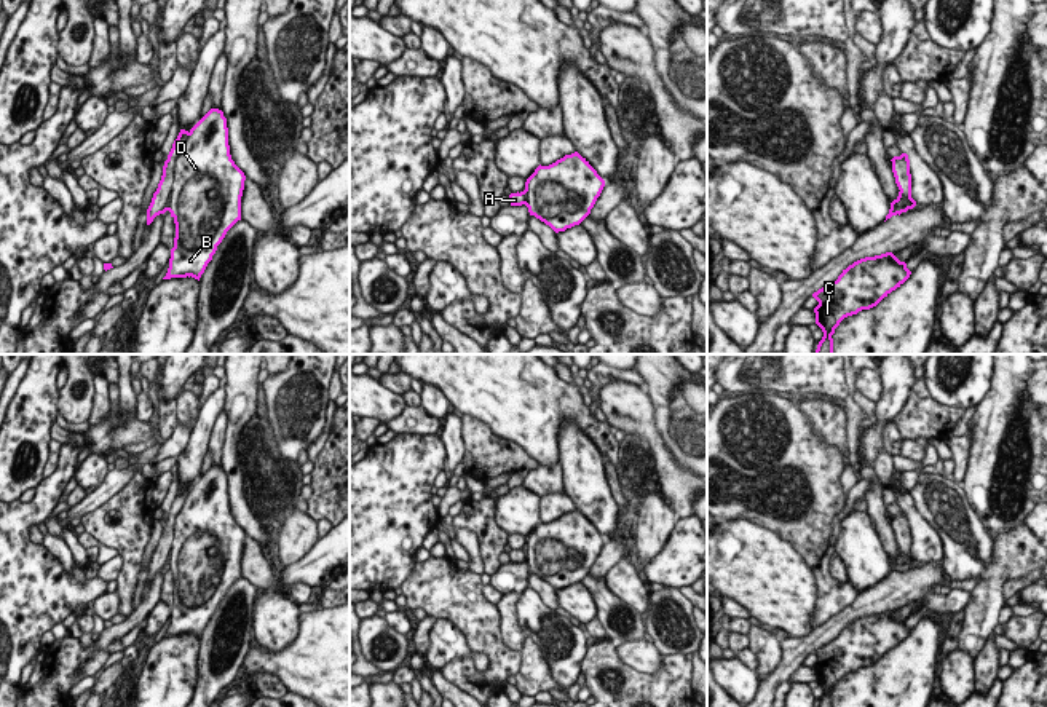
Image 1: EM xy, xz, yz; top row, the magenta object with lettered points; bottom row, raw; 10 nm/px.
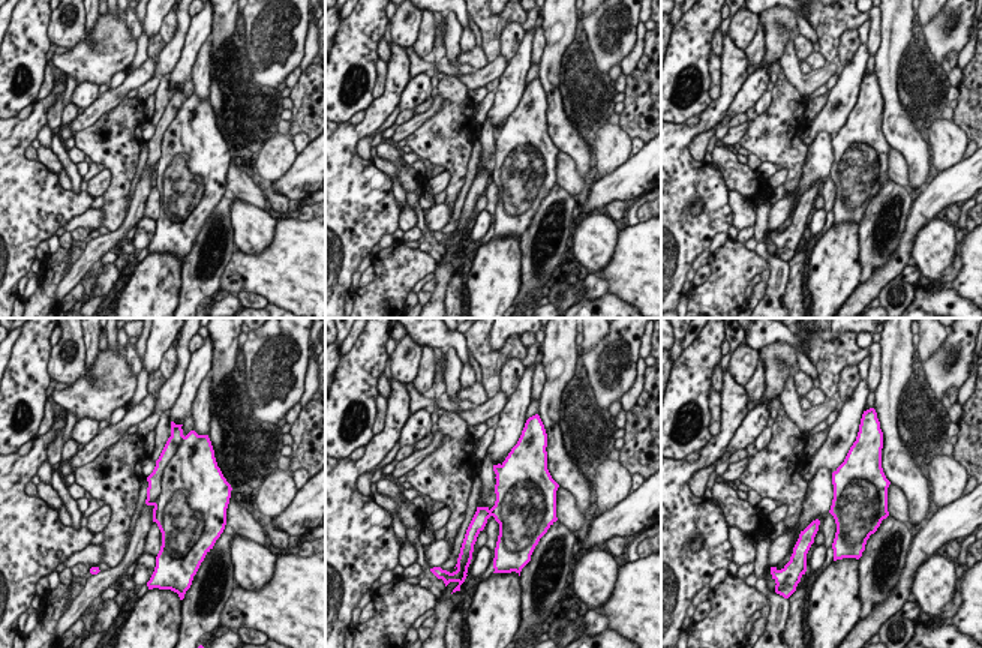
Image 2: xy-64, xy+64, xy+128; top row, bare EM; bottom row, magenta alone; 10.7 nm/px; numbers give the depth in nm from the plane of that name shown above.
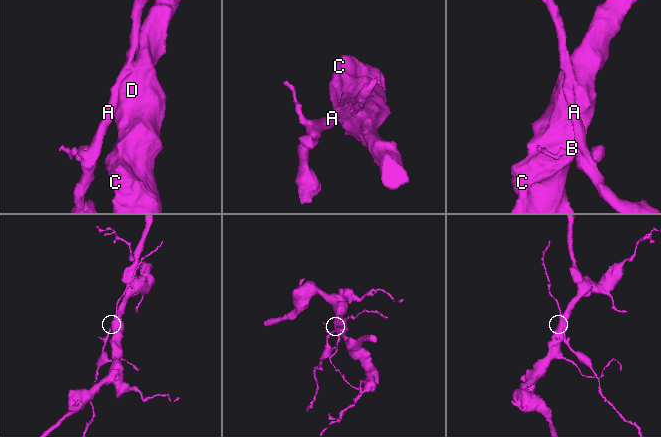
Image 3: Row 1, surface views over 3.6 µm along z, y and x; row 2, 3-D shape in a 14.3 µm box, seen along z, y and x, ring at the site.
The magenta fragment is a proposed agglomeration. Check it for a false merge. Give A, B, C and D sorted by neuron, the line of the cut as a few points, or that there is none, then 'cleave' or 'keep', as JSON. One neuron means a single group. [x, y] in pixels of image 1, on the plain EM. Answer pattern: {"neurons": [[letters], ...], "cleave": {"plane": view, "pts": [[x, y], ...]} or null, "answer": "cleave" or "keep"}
{"neurons": [["A"], ["B", "C", "D"]], "cleave": {"plane": "xy", "pts": [[190, 490], [176, 517], [166, 567]]}, "answer": "cleave"}

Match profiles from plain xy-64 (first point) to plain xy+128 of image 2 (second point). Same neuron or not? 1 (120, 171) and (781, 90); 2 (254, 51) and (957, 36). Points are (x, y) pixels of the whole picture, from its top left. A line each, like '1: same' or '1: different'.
1: same
2: same

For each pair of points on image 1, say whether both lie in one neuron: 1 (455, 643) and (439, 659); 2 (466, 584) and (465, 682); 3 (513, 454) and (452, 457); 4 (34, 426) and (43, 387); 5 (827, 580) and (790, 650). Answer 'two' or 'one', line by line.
1: one
2: one
3: two
4: one
5: two

